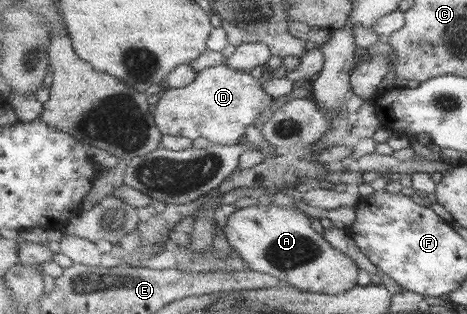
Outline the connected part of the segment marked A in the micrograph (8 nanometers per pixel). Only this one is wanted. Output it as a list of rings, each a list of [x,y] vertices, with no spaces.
[[[262,199],[258,204],[235,210],[224,234],[251,270],[268,273],[302,291],[340,295],[354,289],[358,267],[312,227],[312,219],[298,208],[288,209]]]

